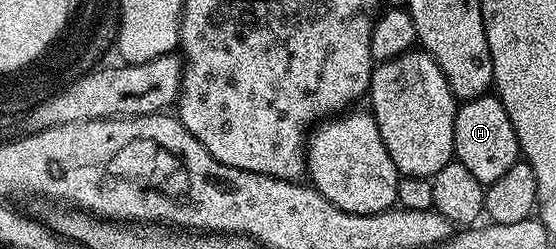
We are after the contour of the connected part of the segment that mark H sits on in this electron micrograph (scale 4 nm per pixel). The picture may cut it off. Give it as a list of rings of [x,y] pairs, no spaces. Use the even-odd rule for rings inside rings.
[[[494,93],[458,104],[453,125],[453,145],[454,158],[465,165],[465,169],[469,169],[469,173],[473,173],[473,177],[477,177],[477,181],[484,185],[497,181],[497,177],[502,177],[508,169],[513,169],[513,165],[521,159],[513,121],[509,121],[505,105],[501,105],[499,96]]]

